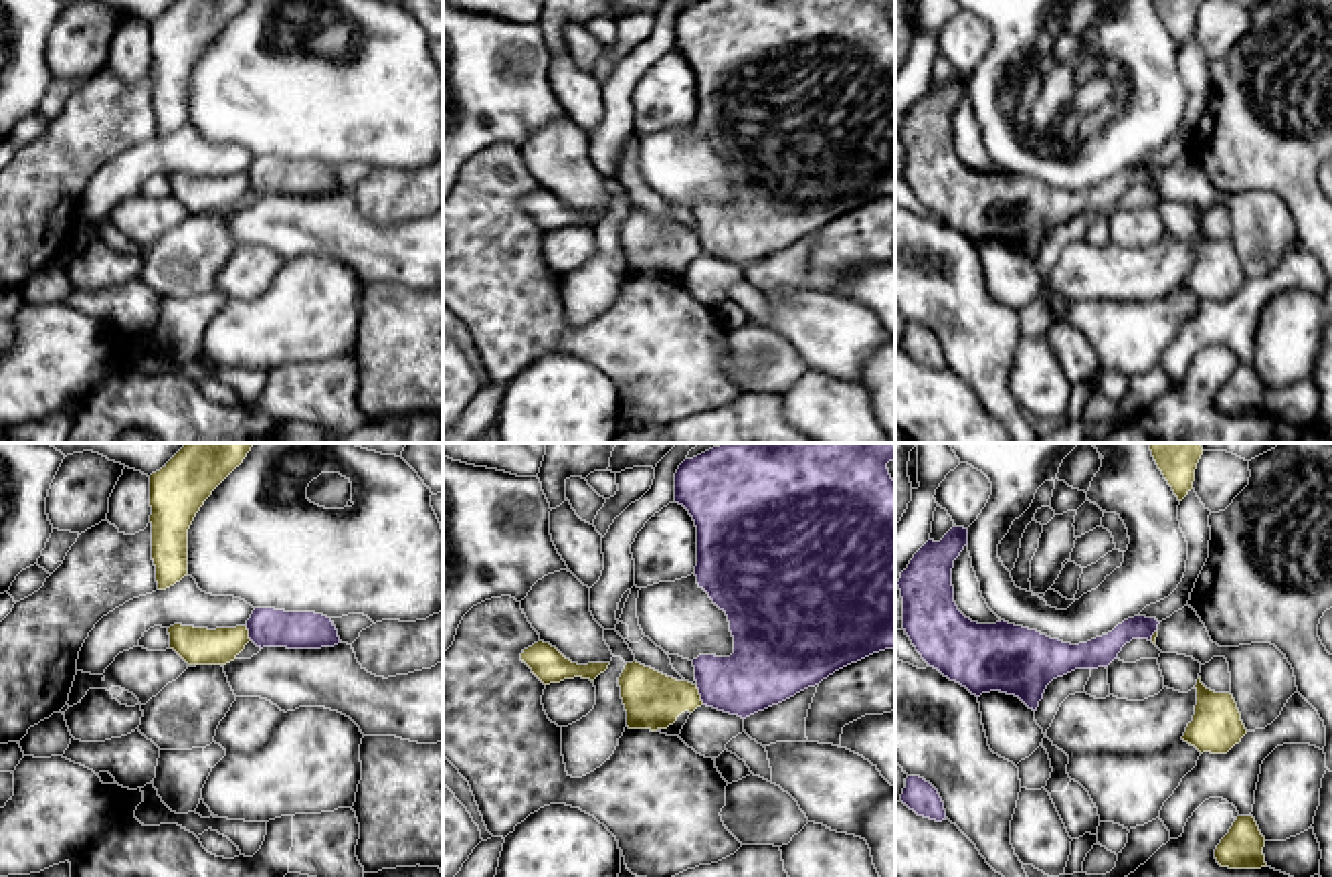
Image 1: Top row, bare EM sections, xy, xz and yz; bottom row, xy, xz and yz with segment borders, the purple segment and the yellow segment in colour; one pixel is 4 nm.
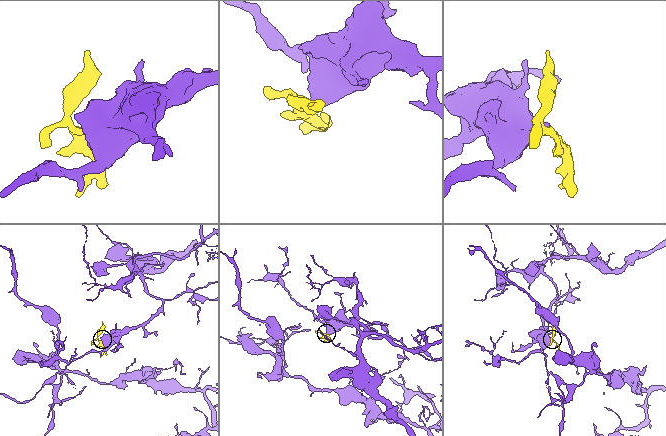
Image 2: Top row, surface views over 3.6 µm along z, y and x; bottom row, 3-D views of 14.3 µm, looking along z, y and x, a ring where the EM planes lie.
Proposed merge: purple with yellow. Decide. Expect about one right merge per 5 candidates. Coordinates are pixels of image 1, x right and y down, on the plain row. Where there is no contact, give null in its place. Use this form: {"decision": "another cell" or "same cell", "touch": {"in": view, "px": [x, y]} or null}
{"decision": "another cell", "touch": {"in": "xz", "px": [700, 241]}}

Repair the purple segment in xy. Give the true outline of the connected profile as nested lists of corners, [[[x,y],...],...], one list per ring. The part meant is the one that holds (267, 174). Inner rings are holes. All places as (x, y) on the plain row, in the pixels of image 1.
[[[255,156],[245,174],[249,186],[261,196],[321,196],[342,190],[331,166],[315,160]]]

